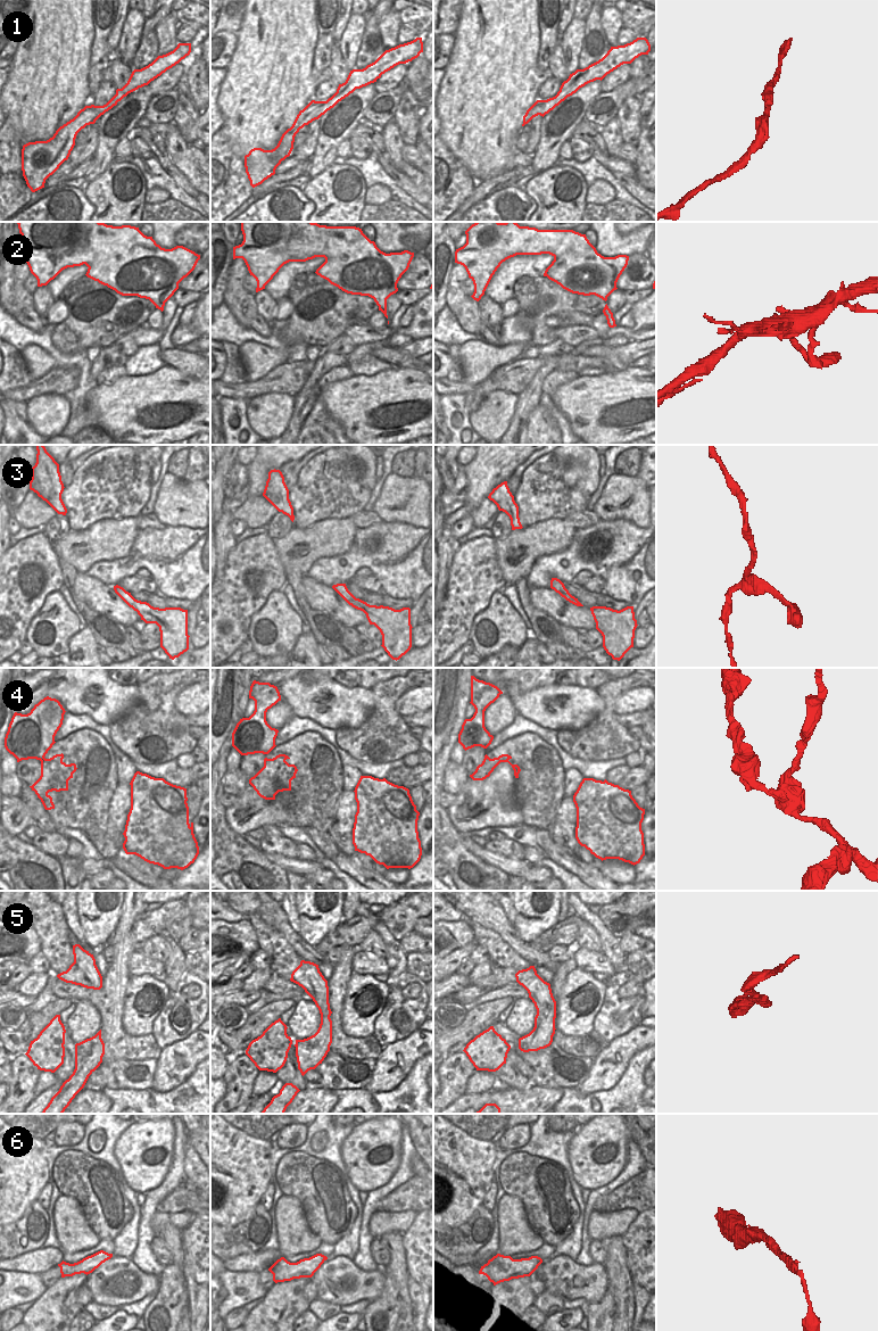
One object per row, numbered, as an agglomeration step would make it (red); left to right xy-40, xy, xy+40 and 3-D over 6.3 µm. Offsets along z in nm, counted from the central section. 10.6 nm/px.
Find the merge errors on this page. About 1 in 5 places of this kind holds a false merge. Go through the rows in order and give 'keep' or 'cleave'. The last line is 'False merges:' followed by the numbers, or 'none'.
1: keep
2: keep
3: keep
4: cleave
5: keep
6: keep
False merges: 4

